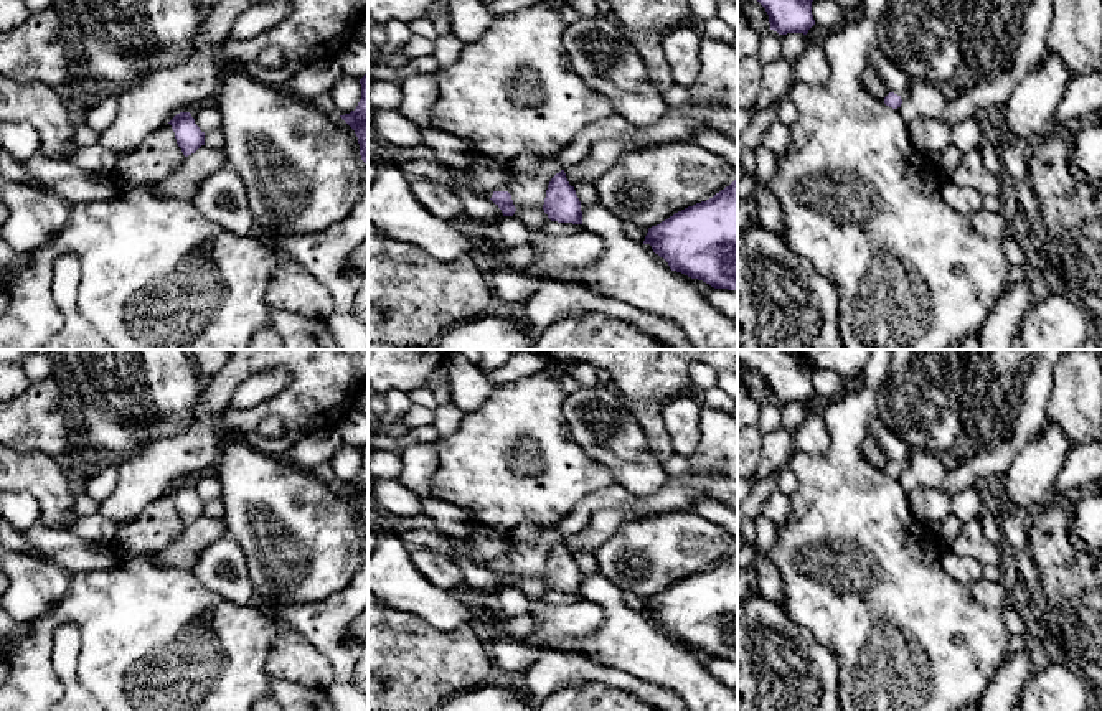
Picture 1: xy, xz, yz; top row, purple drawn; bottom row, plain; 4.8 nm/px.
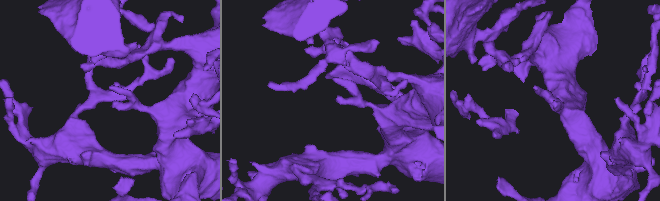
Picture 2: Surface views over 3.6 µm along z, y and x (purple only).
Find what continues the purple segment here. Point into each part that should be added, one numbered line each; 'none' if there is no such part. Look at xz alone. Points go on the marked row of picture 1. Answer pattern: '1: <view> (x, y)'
1: xz (437, 172)

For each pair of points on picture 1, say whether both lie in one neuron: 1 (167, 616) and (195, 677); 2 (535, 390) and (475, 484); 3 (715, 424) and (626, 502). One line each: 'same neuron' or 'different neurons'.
1: same neuron
2: same neuron
3: same neuron

